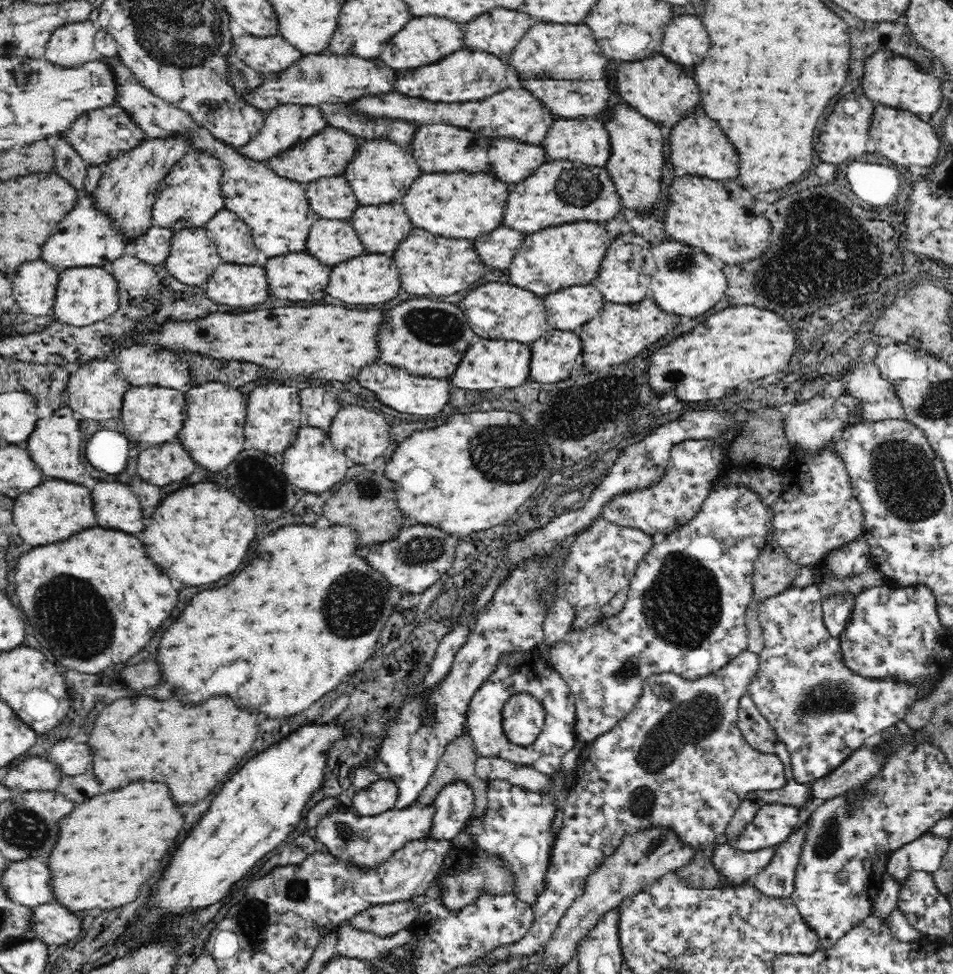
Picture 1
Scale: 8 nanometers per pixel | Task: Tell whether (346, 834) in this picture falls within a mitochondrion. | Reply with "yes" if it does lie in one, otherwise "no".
yes

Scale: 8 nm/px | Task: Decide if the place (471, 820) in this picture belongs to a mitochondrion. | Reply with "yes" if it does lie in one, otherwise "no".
no

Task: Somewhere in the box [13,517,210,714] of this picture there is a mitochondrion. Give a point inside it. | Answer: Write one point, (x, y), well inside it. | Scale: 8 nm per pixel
(71, 602)

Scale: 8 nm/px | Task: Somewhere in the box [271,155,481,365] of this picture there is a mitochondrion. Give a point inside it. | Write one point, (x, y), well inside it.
(433, 326)

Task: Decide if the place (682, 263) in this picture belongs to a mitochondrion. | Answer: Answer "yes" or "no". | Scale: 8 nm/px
yes

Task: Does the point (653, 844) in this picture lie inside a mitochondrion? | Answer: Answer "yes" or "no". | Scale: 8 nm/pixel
yes

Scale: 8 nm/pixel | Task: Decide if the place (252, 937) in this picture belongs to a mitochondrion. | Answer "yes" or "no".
yes

